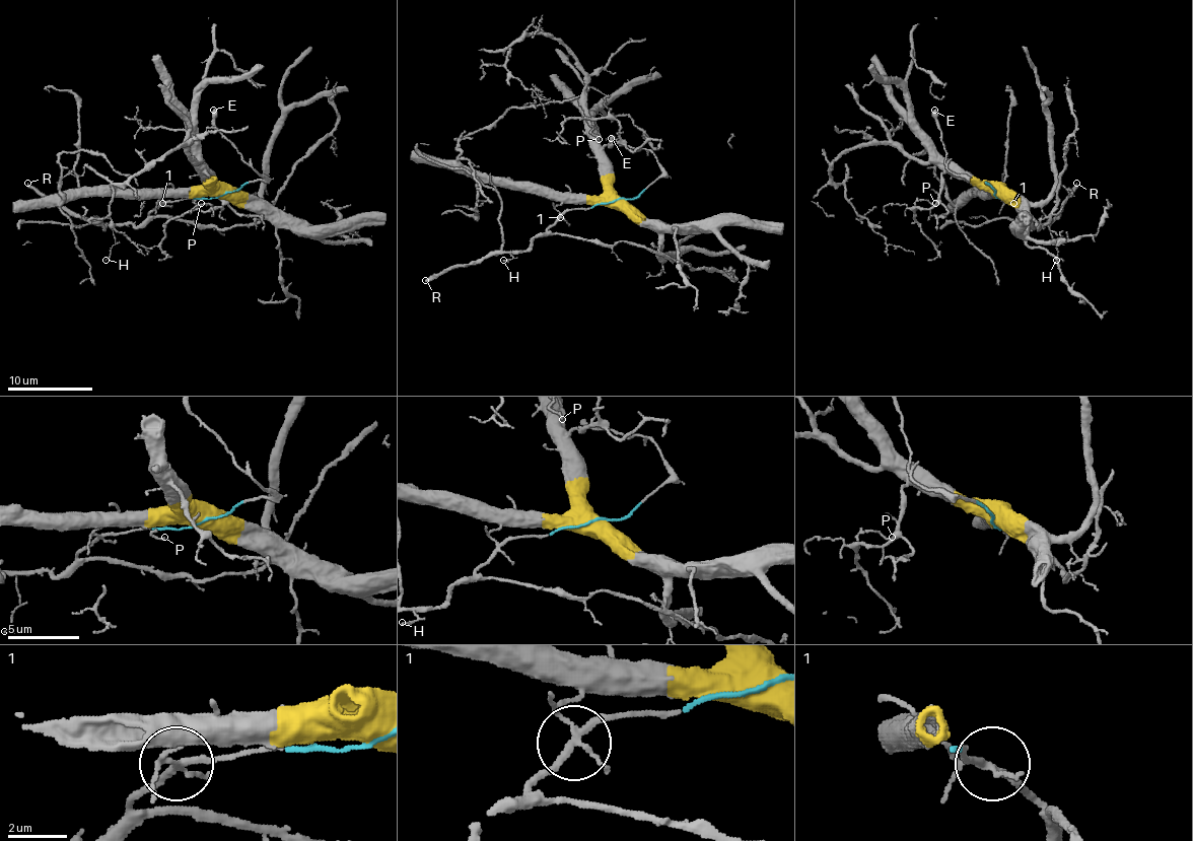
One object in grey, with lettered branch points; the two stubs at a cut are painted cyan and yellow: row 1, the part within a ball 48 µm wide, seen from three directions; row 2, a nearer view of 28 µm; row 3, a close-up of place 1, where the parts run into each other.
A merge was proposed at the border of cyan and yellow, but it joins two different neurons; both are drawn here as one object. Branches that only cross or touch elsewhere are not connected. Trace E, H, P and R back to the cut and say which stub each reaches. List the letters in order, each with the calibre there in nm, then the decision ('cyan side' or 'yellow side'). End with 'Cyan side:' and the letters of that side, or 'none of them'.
E: calibre 460 nm; cyan side
H: calibre 110 nm; cyan side
P: calibre 110 nm; yellow side
R: calibre 260 nm; cyan side
Cyan side: E, H, R

